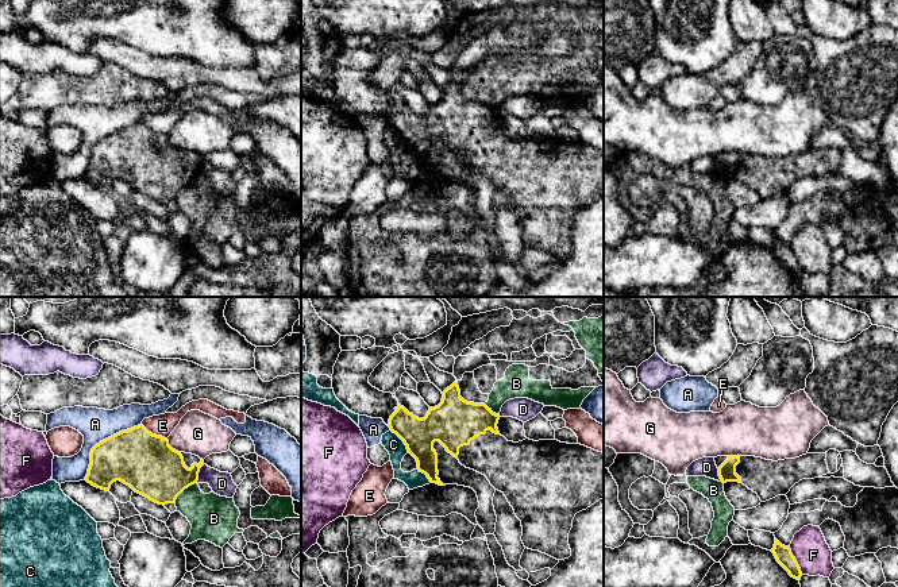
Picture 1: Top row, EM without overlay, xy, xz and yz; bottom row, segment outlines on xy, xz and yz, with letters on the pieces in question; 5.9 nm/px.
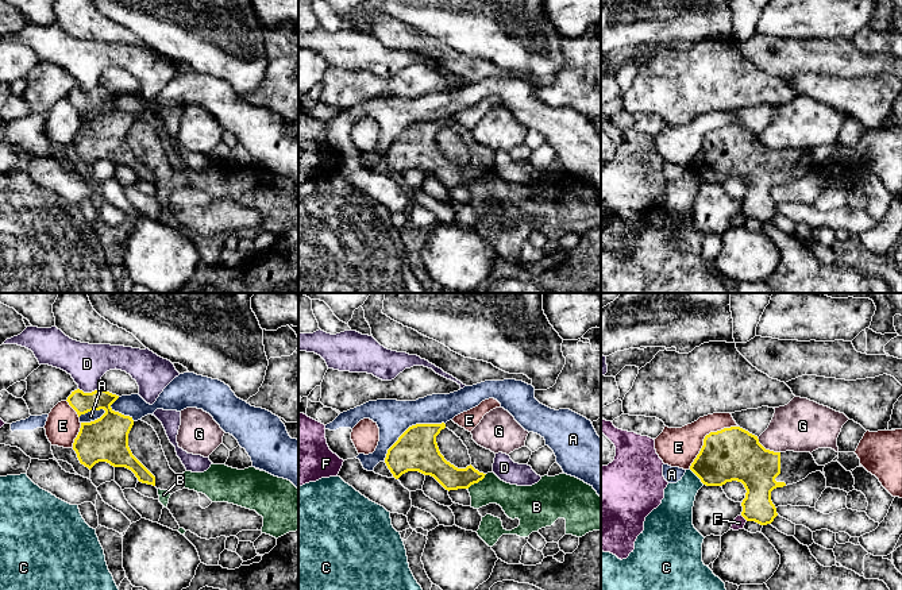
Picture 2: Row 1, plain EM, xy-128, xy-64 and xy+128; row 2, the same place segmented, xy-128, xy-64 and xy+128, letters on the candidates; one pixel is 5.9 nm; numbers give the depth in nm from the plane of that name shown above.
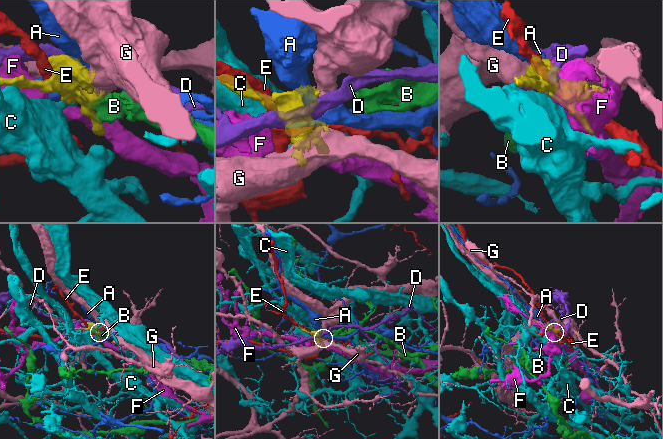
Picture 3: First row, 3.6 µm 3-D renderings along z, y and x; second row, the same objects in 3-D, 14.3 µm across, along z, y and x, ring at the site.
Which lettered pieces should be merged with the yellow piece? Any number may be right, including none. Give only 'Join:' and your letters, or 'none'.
Join: none

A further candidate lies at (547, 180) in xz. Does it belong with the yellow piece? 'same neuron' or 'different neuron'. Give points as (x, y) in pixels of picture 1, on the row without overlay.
same neuron

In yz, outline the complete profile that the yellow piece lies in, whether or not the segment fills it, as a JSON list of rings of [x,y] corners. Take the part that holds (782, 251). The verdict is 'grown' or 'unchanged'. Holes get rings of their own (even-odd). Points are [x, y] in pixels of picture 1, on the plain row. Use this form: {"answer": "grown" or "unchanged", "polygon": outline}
{"answer": "unchanged", "polygon": [[[776,236],[774,246],[771,248],[776,256],[776,259],[789,270],[789,273],[797,278],[801,278],[802,270],[791,251],[790,244],[782,243]]]}

